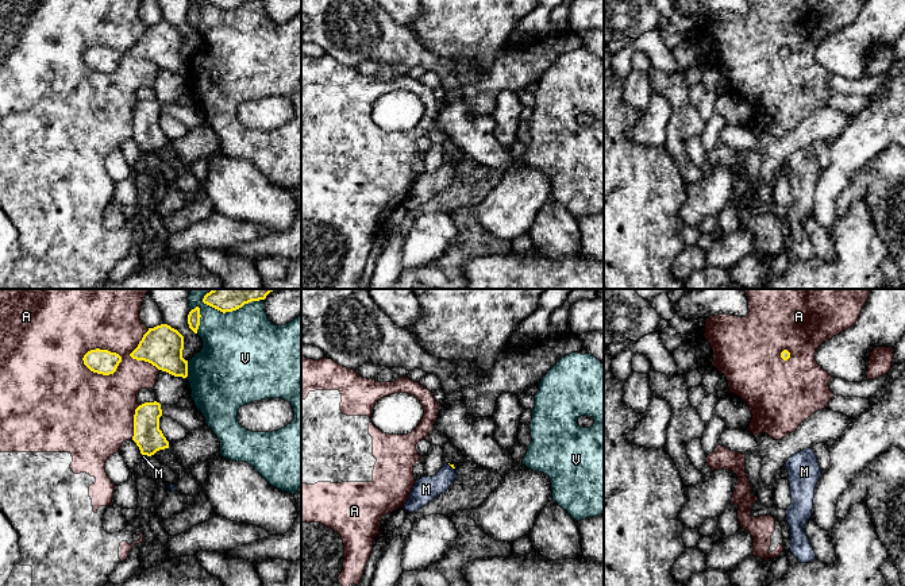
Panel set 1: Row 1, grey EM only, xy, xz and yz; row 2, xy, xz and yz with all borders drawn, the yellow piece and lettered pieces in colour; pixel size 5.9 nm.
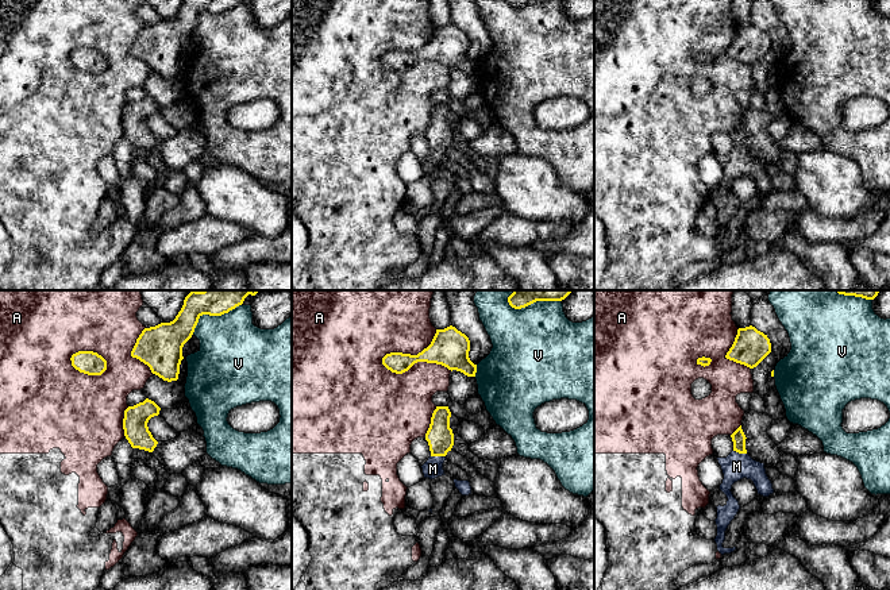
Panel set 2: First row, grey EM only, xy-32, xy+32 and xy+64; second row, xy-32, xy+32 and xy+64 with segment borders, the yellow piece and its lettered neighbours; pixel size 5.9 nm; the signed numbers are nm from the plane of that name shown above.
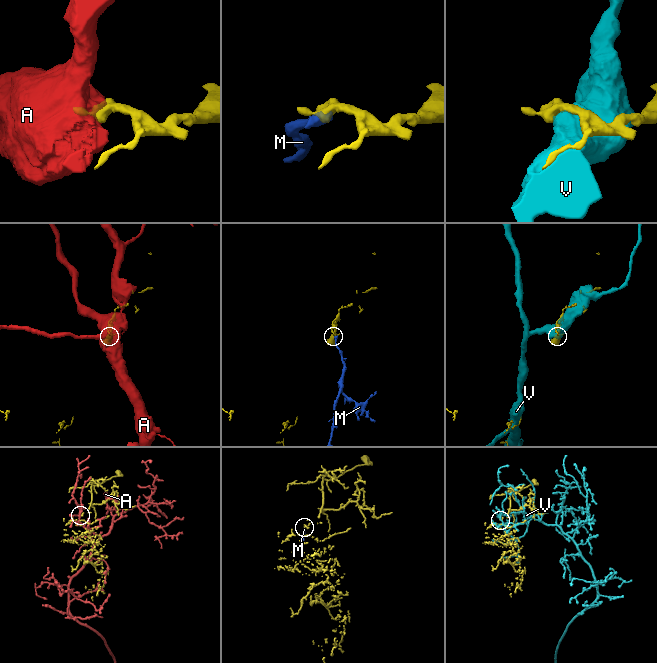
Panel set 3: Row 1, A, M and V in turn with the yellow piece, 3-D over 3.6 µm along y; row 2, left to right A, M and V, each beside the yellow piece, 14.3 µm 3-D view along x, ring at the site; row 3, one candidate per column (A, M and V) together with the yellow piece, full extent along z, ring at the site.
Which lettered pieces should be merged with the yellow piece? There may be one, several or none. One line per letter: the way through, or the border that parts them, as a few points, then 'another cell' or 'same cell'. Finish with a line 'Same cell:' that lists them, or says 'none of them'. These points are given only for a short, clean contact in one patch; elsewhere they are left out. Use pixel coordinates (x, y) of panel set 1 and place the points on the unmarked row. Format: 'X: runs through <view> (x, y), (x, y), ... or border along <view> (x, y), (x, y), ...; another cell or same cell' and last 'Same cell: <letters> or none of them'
A: another cell
M: runs through xz (449, 161), (451, 164), (426, 187); same cell
V: another cell
Same cell: M

